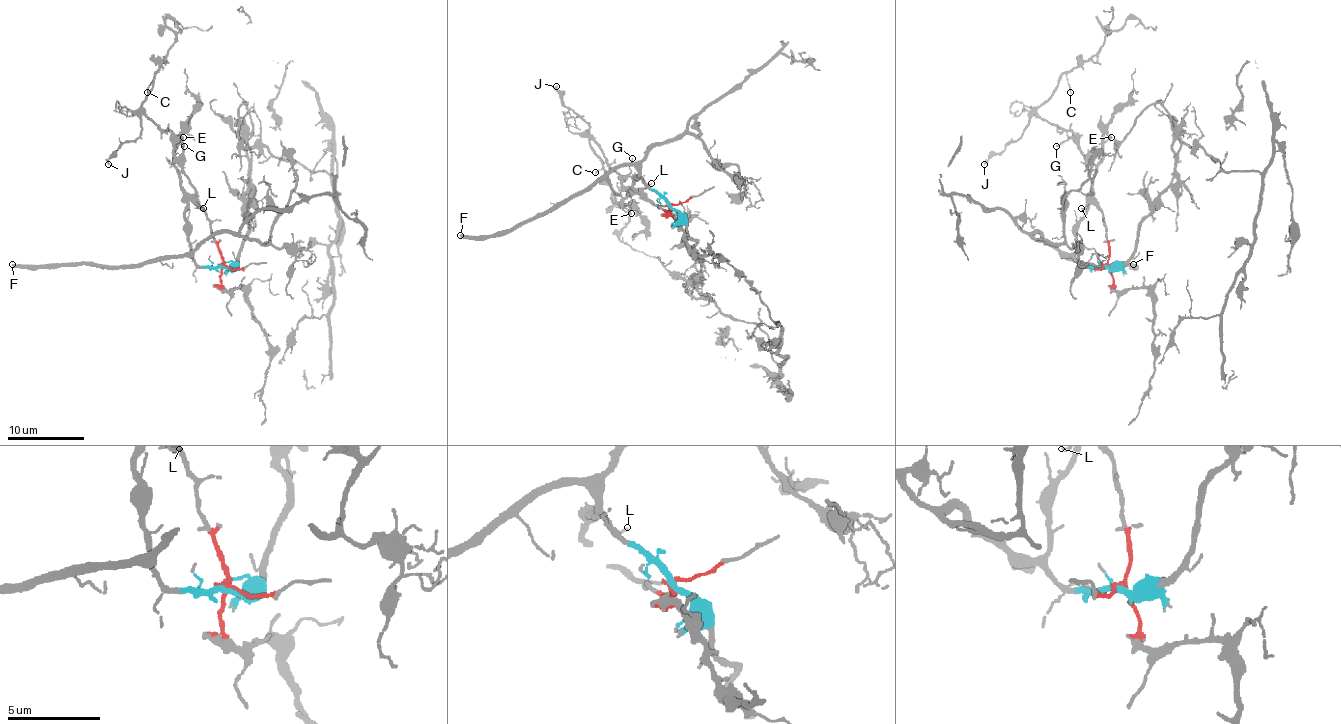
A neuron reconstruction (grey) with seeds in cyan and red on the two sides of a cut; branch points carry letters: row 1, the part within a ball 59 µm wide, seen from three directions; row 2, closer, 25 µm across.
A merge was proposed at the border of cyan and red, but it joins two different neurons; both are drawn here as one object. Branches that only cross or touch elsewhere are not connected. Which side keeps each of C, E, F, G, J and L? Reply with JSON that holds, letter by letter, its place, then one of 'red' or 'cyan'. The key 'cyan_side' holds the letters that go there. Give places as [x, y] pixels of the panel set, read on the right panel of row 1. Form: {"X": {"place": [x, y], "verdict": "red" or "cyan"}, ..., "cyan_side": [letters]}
{"C": {"place": [1070, 92], "verdict": "red"}, "E": {"place": [1111, 137], "verdict": "red"}, "F": {"place": [1133, 264], "verdict": "cyan"}, "G": {"place": [1056, 146], "verdict": "red"}, "J": {"place": [984, 164], "verdict": "red"}, "L": {"place": [1081, 208], "verdict": "red"}, "cyan_side": ["F"]}

